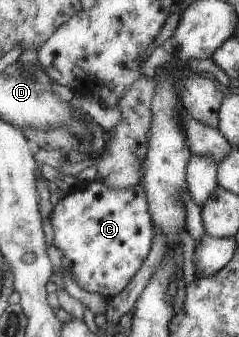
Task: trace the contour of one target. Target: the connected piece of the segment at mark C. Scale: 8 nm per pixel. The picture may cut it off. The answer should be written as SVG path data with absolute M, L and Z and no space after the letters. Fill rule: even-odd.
M94 179L88 184L77 185L52 207L49 218L53 230L52 245L62 253L60 263L72 272L72 279L81 289L99 293L106 300L119 293L141 267L154 234L147 196L137 184L117 189Z

